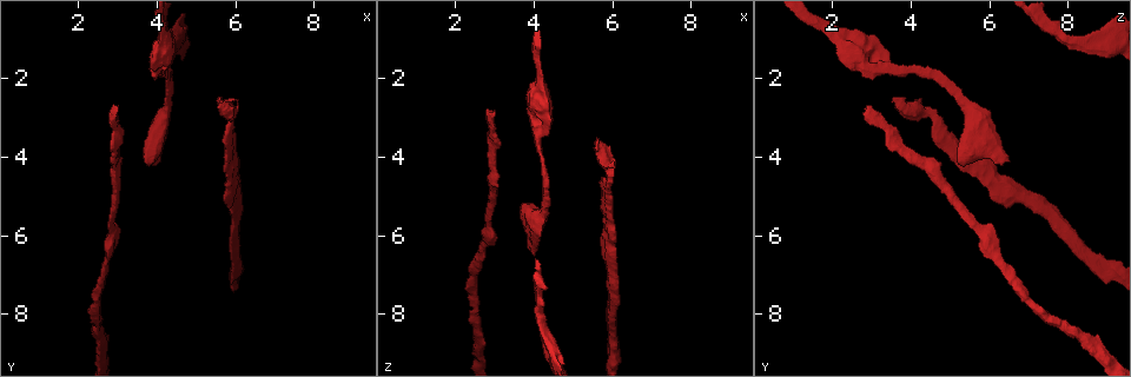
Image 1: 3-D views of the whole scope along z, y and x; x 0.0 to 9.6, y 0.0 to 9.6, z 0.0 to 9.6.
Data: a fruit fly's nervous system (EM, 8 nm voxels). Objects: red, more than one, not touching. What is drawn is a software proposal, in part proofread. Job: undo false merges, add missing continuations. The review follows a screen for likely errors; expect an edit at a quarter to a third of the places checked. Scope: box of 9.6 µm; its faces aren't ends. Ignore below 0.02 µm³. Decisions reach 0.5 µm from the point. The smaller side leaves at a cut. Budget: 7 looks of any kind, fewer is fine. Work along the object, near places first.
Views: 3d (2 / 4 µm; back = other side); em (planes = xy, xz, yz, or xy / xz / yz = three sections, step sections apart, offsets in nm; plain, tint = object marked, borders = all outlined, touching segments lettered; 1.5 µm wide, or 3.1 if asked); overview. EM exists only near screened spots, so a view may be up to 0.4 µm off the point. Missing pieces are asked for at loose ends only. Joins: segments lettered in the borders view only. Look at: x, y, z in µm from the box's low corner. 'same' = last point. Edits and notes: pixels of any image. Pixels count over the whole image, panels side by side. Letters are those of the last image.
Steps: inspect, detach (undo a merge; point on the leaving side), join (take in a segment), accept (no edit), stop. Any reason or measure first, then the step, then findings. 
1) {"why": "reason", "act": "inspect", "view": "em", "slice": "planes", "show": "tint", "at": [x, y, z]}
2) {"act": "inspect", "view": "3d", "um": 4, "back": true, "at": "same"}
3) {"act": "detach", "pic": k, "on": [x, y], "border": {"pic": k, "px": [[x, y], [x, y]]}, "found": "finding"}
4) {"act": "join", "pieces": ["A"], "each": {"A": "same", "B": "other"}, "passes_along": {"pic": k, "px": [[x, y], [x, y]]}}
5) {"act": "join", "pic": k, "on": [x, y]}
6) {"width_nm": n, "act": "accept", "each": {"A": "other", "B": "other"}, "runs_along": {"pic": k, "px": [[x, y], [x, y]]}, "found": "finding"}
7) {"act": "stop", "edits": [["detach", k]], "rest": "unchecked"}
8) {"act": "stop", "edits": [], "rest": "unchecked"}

{"why": "stops while still wide", "act": "inspect", "view": "3d", "um": 4, "at": [4.35, 1.05, 3.20]}

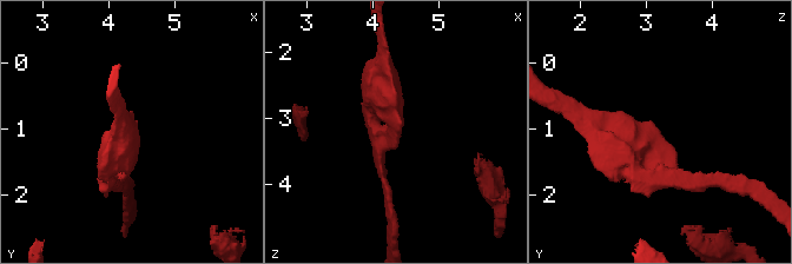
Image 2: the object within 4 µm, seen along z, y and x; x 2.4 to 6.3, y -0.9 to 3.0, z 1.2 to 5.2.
{"why": "shape alone is not enough", "act": "inspect", "view": "em", "slice": "planes", "show": "borders", "at": [4.40, 1.05, 3.20]}

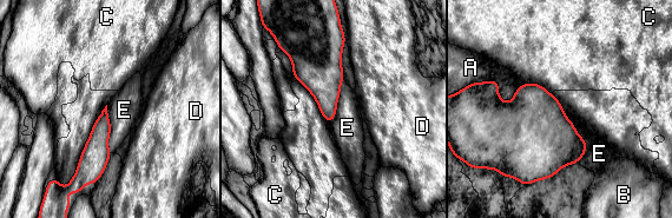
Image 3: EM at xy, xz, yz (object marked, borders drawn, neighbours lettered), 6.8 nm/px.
{"act": "accept", "each": {"A": "other", "B": "other", "C": "other", "D": "other", "E": "other"}, "border": {"pic": 3, "px": [[562, 111], [586, 144], [580, 162]]}, "found": "no lettered segment goes on from it"}

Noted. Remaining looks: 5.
{"why": "a narrow waist", "act": "inspect", "view": "3d", "um": 4, "at": [2.60, 7.00, 6.60]}

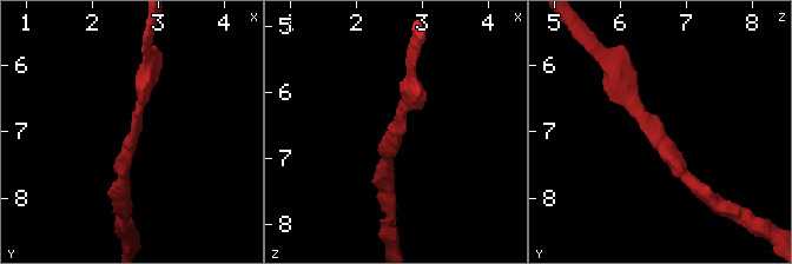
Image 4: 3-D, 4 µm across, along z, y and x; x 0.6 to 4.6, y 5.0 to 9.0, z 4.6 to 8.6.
{"arm_widths_nm": [190, 220], "act": "inspect", "view": "em", "slice": "planes", "show": "borders", "at": [2.65, 7.05, 6.60]}

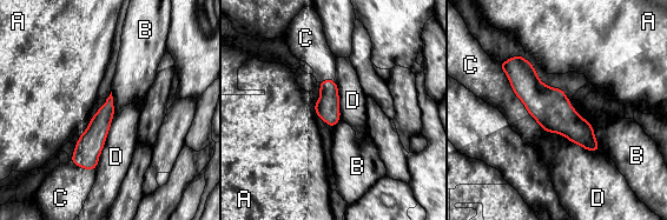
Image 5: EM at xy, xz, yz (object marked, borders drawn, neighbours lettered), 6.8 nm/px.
{"act": "accept", "each": {"A": "other", "B": "other", "C": "other", "D": "other"}, "runs_along": {"pic": 5, "px": [[507, 65], [559, 117], [596, 147]]}, "found": "continuous, no second cell"}

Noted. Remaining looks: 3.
{"why": "thick end", "act": "inspect", "view": "3d", "um": 2, "at": [3.90, 4.15, 6.40]}

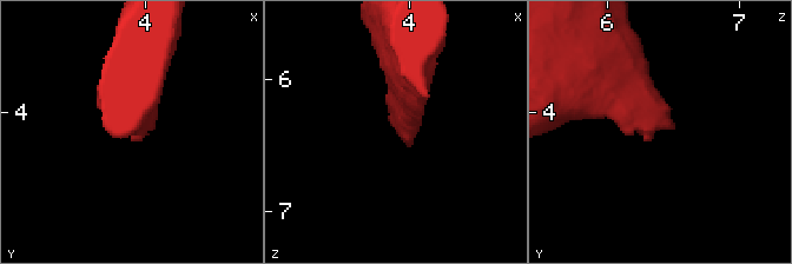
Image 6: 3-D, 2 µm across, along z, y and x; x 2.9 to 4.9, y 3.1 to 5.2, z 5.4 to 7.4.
{"act": "inspect", "view": "em", "slice": "xz", "step": 8, "show": "tint", "at": [3.88, 4.16, 6.36]}

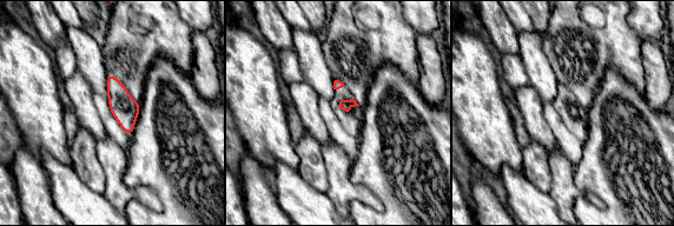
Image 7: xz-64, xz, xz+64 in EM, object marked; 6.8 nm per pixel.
{"why": "cut it another way", "act": "inspect", "view": "em", "slice": "planes", "show": "borders", "at": "same"}

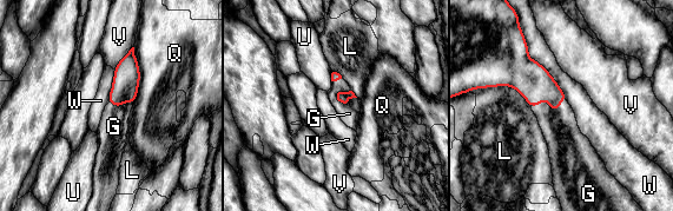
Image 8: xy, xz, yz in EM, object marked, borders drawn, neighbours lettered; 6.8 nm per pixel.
{"longest_contact_nm": ["W", 550], "act": "join", "pieces": ["G"], "each": {"G": "same", "L": "other", "Q": "other", "U": "other", "V": "other", "W": "other"}, "passes_along": {"pic": 8, "px": [[529, 78], [551, 106], [560, 130]]}, "found": "it goes on there"}

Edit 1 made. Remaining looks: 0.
{"act": "stop", "edits": [["join", 8]], "rest": "unchecked"}

